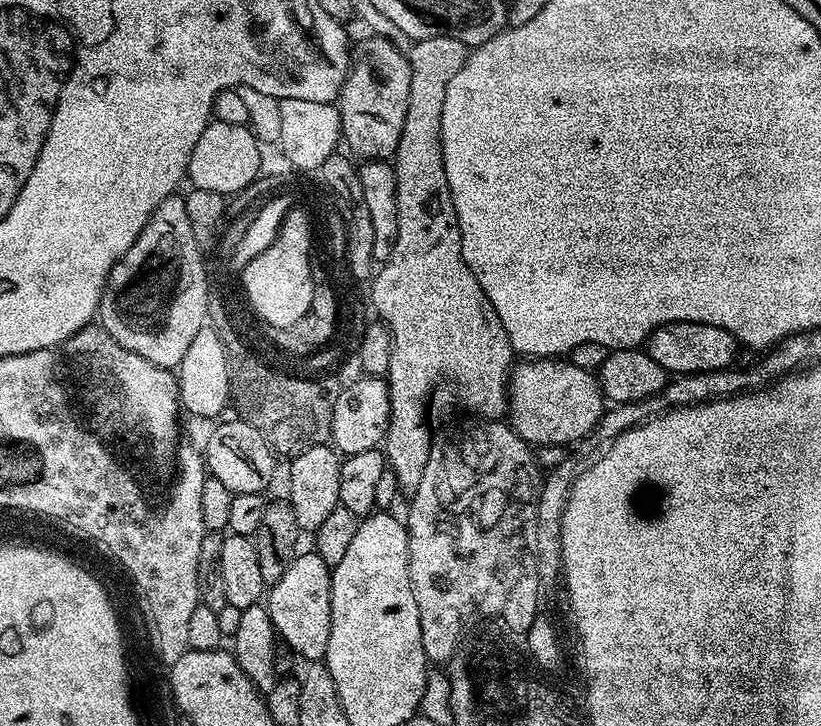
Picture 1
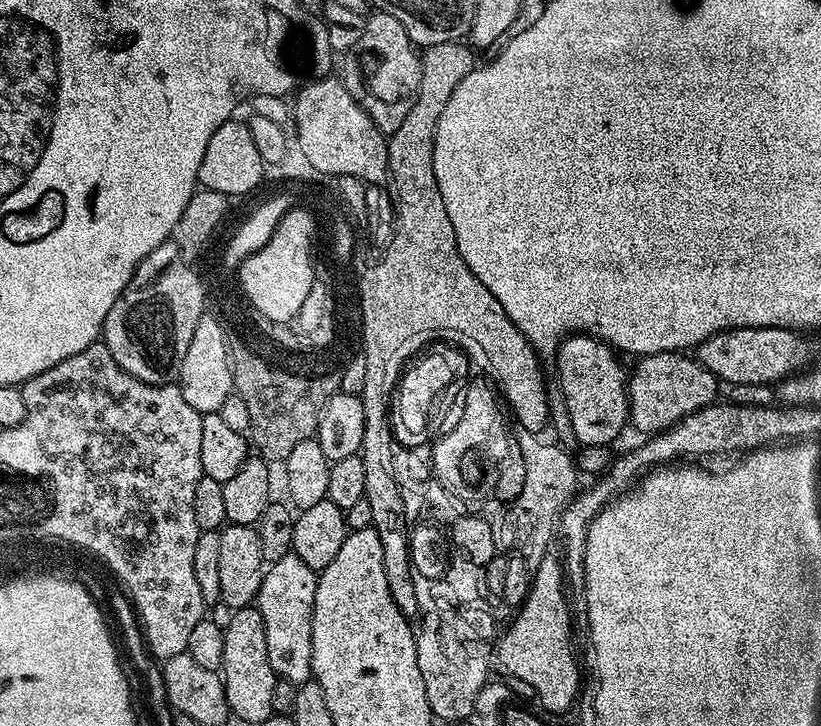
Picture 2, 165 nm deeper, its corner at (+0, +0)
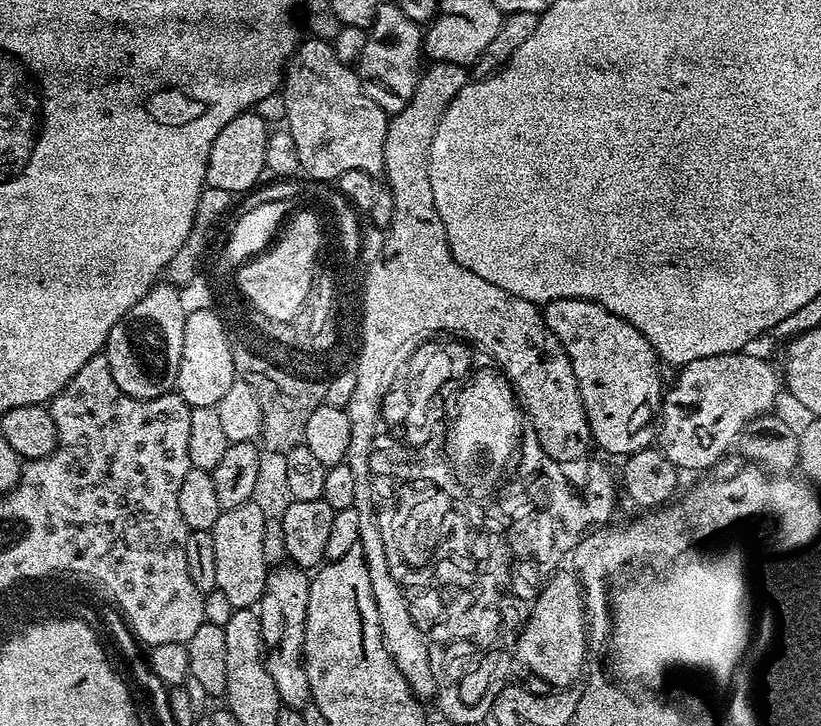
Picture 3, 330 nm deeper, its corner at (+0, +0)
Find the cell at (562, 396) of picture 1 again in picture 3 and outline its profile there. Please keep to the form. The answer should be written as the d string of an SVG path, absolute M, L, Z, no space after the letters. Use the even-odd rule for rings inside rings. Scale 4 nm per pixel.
M558 298L549 300L542 311L546 326L560 339L574 366L595 447L620 458L649 447L662 403L662 364L650 342L630 322L593 300Z

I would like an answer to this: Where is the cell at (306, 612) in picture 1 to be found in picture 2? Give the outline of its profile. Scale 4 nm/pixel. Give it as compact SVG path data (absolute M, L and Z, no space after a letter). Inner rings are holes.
M289 554L267 565L260 593L256 595L255 607L262 614L262 622L266 622L266 650L270 654L270 666L279 679L297 686L313 679L312 615L317 575L313 568L302 562L302 558Z

